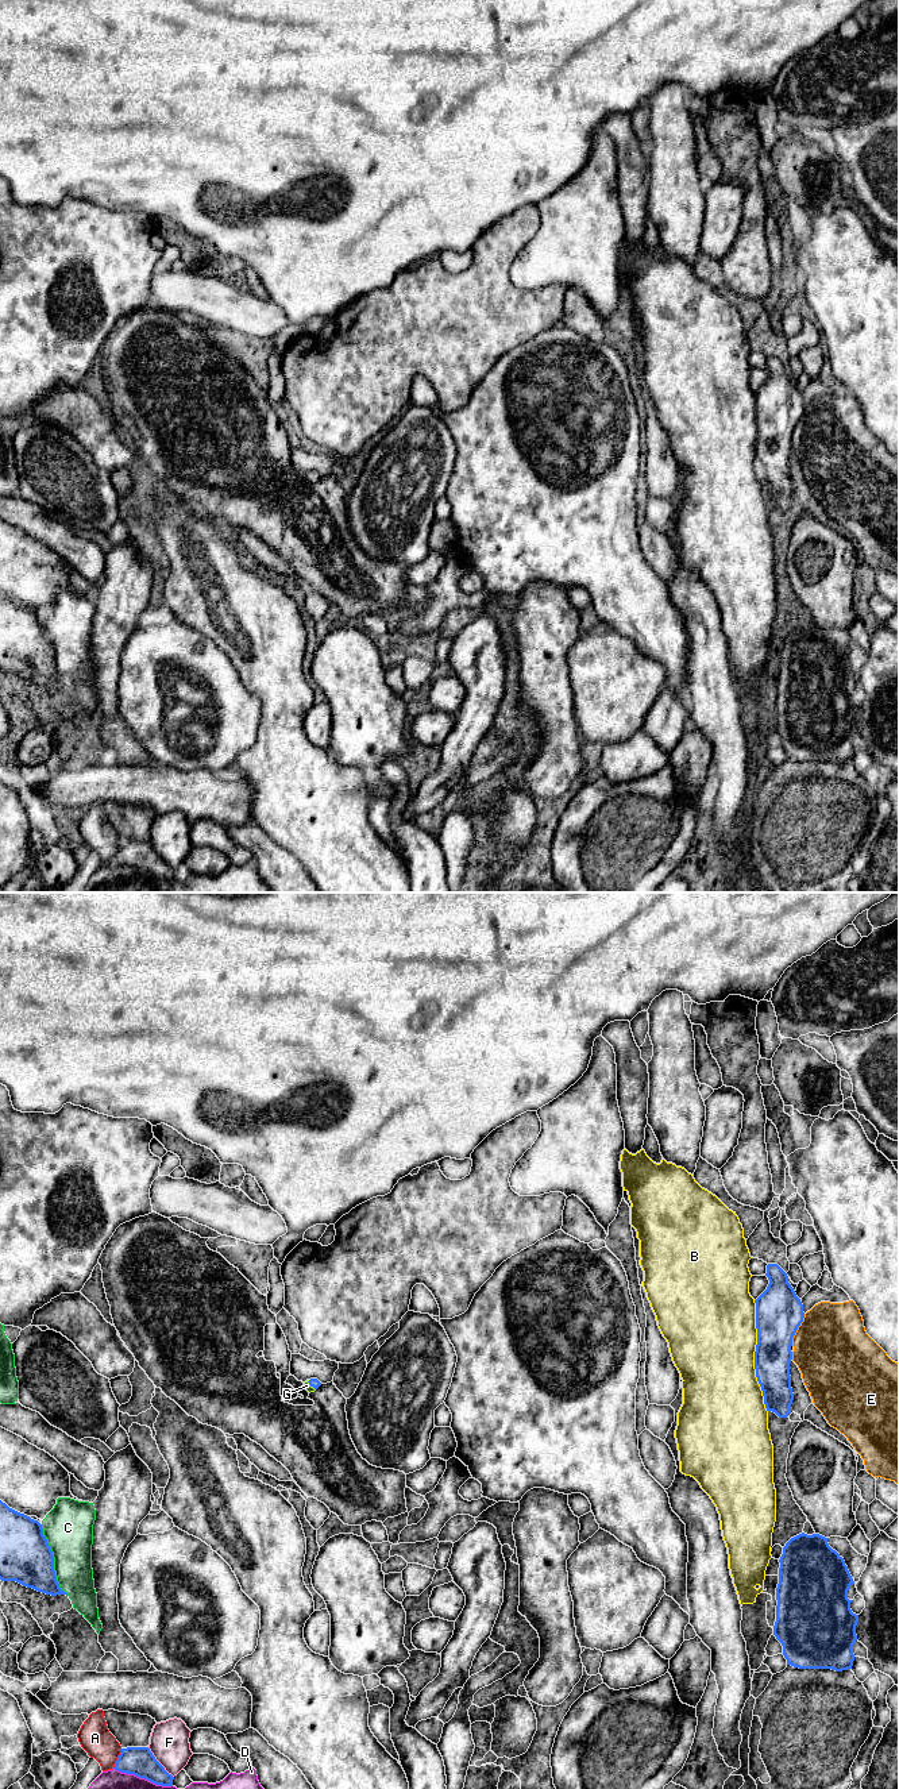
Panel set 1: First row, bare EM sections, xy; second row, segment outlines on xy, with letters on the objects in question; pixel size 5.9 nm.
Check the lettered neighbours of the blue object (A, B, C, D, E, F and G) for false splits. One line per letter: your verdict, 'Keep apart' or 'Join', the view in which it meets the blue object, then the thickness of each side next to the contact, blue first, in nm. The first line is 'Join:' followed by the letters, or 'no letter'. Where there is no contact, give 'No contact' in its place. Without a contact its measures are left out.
Join: G
A: Keep apart. Touches blue in xy. Thickness 180 nm (blue) against 190 nm
B: Keep apart. Touches blue in xy. Thickness 260 nm (blue) against 480 nm
C: Keep apart. Touches blue in xy. Thickness 300 nm (blue) against 300 nm
D: Keep apart. Touches blue in xy. Thickness 180 nm (blue) against 320 nm
E: Keep apart. Touches blue in xy. Thickness 280 nm (blue) against 460 nm
F: Keep apart. Touches blue in xy. Thickness 180 nm (blue) against 240 nm
G: Join. Touches blue in xy. Thickness 60 nm (blue) against 40 nm

